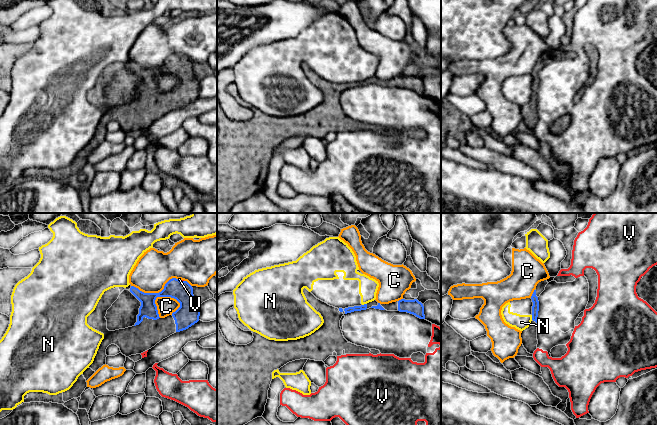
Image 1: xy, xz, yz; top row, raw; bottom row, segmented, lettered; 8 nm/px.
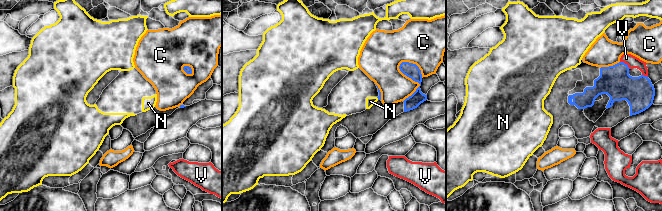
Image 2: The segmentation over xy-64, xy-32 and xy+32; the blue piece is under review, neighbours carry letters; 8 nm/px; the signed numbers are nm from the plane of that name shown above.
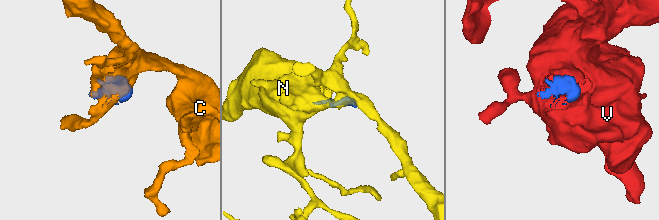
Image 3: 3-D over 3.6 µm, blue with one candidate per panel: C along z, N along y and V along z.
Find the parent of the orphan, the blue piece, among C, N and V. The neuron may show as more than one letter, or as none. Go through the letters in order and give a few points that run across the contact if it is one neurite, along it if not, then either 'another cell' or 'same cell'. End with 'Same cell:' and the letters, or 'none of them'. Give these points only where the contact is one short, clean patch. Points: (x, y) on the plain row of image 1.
C: another cell
N: line xz (366, 79), (362, 81); another cell
V: line xy (178, 55), (183, 57); another cell
Same cell: none of them

